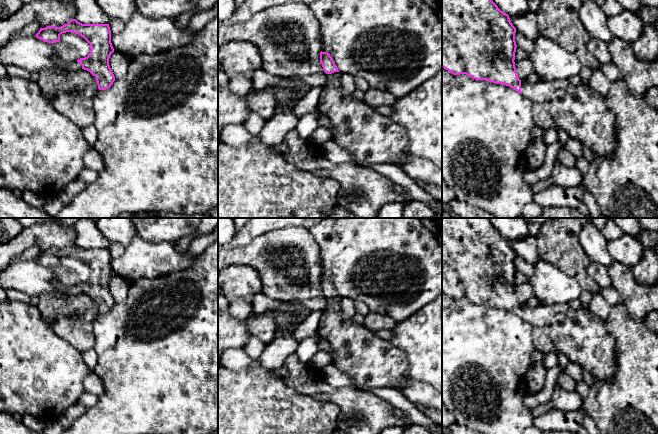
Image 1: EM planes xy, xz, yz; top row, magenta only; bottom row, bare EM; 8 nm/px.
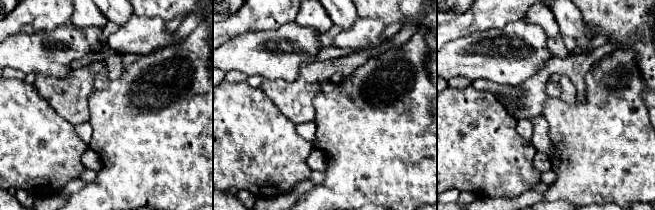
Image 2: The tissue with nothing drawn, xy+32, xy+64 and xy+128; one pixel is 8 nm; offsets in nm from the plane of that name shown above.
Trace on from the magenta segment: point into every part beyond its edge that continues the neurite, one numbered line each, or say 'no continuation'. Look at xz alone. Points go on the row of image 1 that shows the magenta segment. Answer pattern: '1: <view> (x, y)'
1: xz (371, 138)

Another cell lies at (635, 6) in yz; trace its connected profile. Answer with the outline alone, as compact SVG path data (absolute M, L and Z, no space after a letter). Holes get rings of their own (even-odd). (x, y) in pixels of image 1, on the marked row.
M616 0L616 1L622 5L624 10L628 10L636 14L639 14L639 12L642 10L644 6L640 0Z

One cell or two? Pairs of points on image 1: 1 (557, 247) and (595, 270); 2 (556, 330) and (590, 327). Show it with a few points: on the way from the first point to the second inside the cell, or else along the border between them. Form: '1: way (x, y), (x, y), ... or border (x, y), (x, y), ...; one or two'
1: border (590, 262), (587, 274), (599, 287); two
2: way (564, 330), (582, 330); one

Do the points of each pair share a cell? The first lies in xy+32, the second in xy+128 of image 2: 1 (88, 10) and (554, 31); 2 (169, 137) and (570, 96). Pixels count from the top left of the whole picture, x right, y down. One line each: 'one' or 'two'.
1: one
2: two

